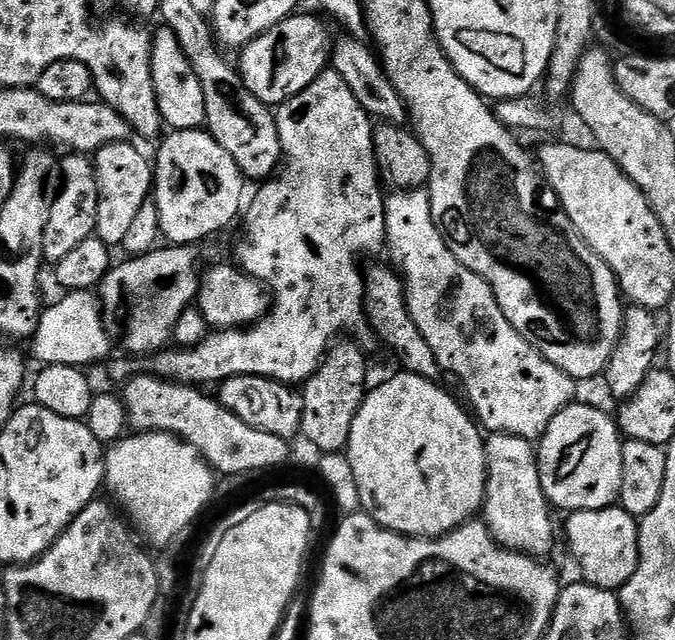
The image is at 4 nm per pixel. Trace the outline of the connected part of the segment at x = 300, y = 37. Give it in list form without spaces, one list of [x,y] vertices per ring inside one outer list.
[[[302,12],[290,15],[278,26],[272,27],[266,34],[260,35],[241,49],[238,71],[242,83],[268,107],[279,107],[290,98],[296,97],[327,69],[334,38],[330,36],[327,28],[329,25],[321,17],[318,18],[302,15]]]

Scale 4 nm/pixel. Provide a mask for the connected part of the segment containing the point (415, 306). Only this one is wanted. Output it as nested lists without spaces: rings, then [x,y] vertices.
[[[424,188],[396,190],[385,199],[386,210],[386,256],[389,256],[395,271],[403,279],[407,292],[409,313],[415,326],[440,366],[441,371],[458,376],[470,400],[473,415],[482,422],[489,433],[506,432],[533,442],[544,436],[554,415],[575,401],[577,381],[558,370],[532,344],[526,342],[506,318],[498,306],[492,288],[478,274],[474,274],[450,250],[444,235],[434,222],[430,210],[430,198]]]

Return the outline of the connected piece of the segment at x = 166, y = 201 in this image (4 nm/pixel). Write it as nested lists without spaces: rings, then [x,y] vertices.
[[[195,128],[185,132],[172,130],[167,134],[168,137],[165,135],[159,141],[160,153],[154,156],[154,199],[158,206],[160,231],[169,245],[196,246],[199,240],[222,231],[239,212],[241,215],[246,179],[234,158],[215,141],[209,131]]]

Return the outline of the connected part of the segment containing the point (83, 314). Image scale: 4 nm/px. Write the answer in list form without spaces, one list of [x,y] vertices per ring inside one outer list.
[[[92,292],[65,293],[62,298],[50,308],[43,309],[30,341],[32,354],[44,366],[58,364],[88,368],[90,364],[102,361],[112,347],[111,337],[104,328],[99,299]]]

